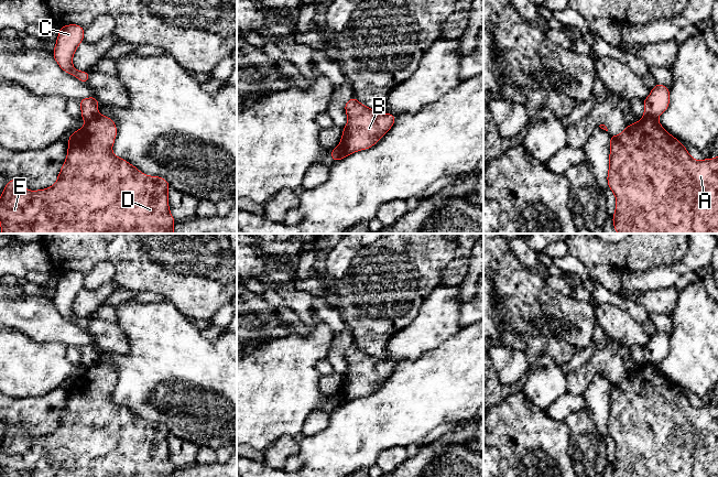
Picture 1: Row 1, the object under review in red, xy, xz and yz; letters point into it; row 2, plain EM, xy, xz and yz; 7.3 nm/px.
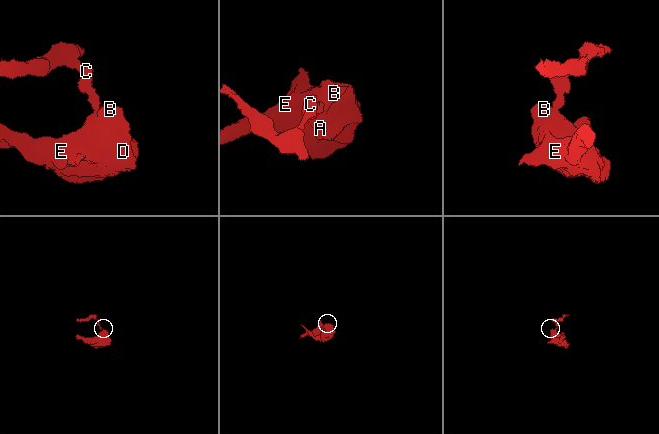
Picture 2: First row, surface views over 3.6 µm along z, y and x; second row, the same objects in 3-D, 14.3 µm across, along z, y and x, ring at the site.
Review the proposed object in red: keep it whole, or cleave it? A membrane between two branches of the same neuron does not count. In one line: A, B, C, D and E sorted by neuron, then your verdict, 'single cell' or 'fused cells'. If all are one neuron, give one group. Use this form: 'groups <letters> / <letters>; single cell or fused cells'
groups A B D E / C; fused cells

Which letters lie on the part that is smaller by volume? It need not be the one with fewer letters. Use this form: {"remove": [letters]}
{"remove": ["C"]}

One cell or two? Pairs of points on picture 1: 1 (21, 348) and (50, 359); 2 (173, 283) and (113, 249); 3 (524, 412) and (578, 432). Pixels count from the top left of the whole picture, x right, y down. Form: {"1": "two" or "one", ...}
{"1": "one", "2": "one", "3": "two"}

